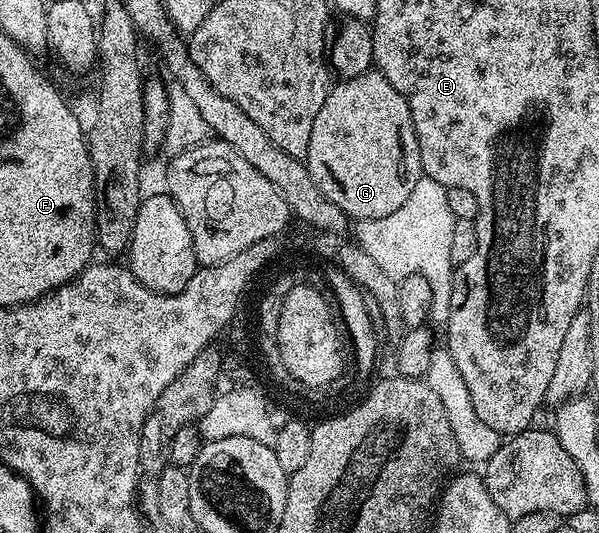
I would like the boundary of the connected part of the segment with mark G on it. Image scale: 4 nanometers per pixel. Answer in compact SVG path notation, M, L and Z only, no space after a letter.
M376 69L337 82L314 117L306 162L312 183L349 220L390 217L402 209L424 169L408 99Z

